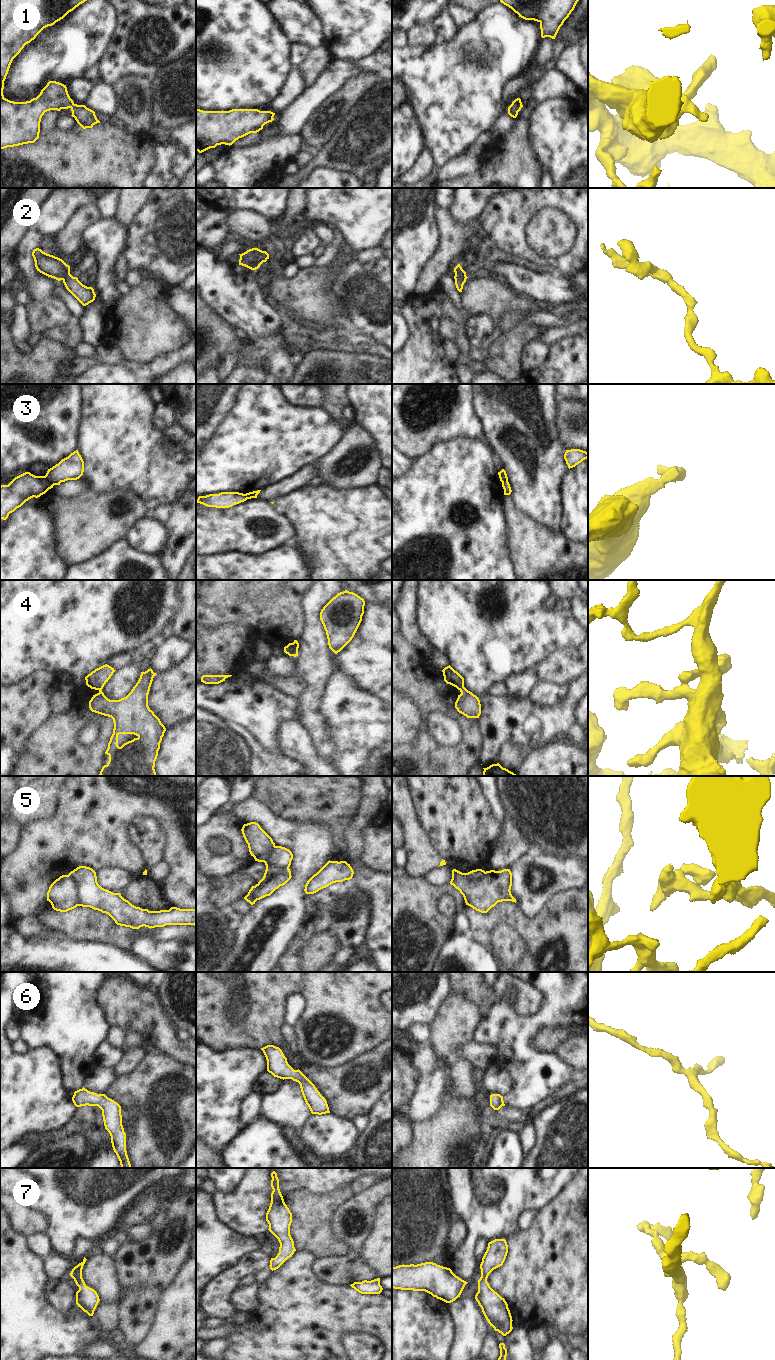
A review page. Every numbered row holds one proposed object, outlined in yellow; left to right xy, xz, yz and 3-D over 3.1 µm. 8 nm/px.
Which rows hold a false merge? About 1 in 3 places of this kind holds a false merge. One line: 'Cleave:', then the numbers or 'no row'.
Cleave: 3, 4, 5

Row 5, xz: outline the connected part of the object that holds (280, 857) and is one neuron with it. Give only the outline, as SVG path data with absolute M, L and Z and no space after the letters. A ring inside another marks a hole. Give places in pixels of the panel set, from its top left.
M275 846L269 854L269 860L266 862L276 868L289 868L293 859L292 852L282 846Z

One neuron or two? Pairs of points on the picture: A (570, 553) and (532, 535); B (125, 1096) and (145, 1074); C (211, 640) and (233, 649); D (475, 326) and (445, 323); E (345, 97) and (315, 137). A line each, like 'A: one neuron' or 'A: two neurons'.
A: one neuron
B: one neuron
C: one neuron
D: two neurons
E: one neuron

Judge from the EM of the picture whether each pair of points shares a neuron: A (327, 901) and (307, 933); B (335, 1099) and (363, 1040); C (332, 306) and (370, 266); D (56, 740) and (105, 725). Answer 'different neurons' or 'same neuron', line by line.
A: same neuron
B: different neurons
C: different neurons
D: same neuron

